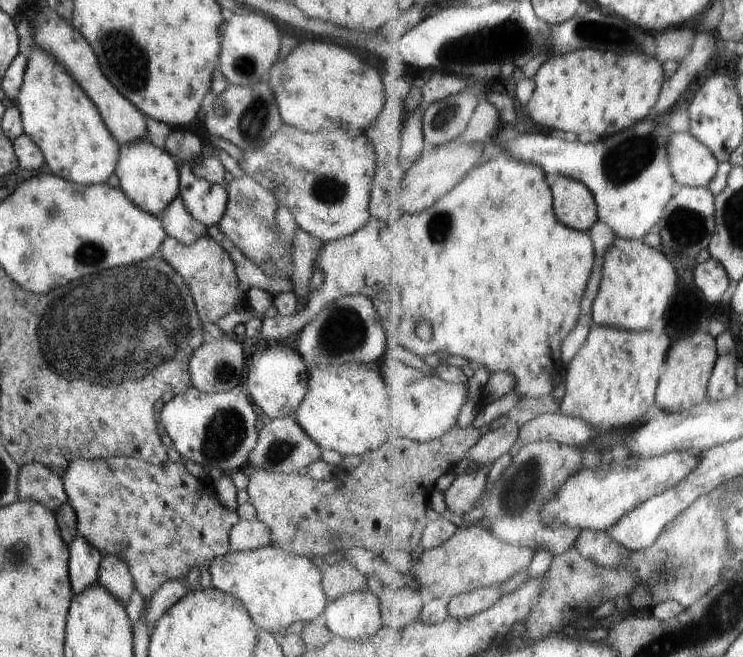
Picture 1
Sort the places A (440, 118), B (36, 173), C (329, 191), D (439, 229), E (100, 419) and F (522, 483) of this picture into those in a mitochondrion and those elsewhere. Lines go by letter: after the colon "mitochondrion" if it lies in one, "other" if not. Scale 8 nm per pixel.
A: mitochondrion
B: other
C: mitochondrion
D: mitochondrion
E: other
F: mitochondrion

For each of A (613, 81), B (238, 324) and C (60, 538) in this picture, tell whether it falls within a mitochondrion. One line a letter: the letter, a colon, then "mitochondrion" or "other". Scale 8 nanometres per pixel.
A: other
B: other
C: other

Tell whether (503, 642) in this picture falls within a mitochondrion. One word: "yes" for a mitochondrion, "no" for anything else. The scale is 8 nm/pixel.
no

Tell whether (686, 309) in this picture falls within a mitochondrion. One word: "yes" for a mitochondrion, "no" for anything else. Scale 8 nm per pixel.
no

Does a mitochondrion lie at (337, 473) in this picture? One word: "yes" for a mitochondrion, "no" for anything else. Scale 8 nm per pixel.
no

